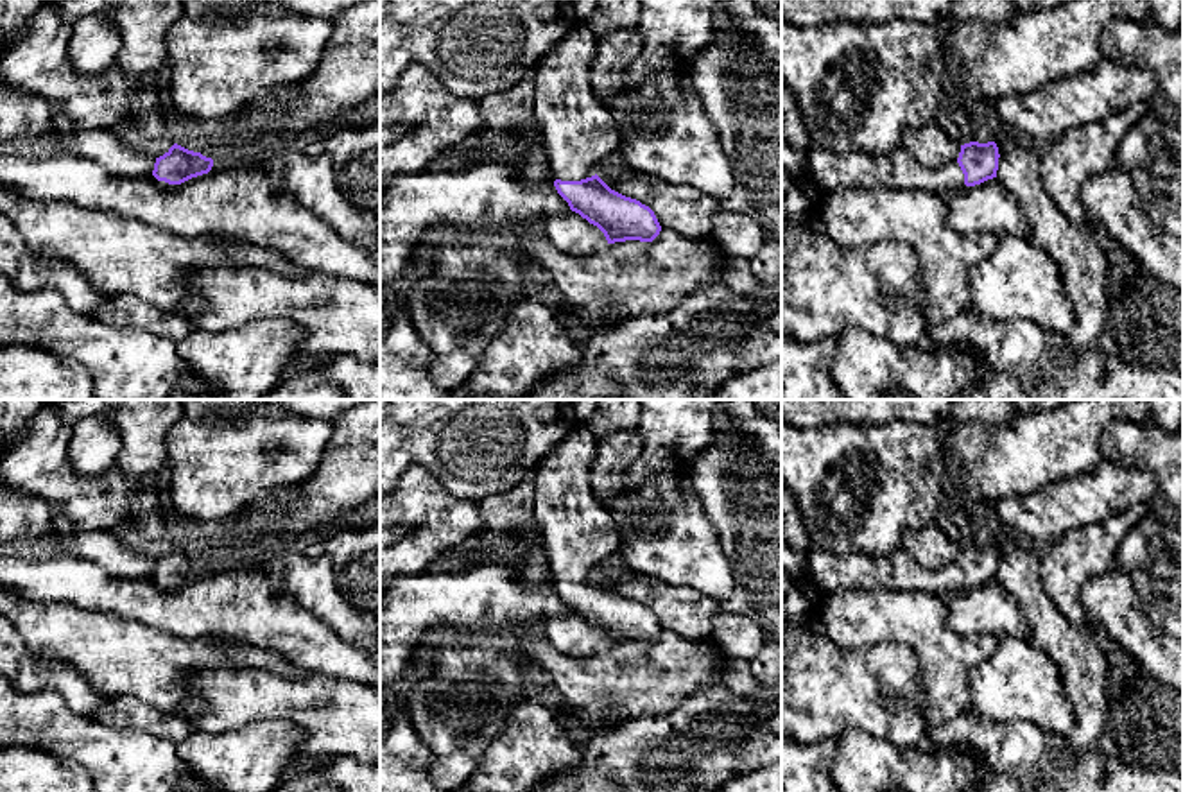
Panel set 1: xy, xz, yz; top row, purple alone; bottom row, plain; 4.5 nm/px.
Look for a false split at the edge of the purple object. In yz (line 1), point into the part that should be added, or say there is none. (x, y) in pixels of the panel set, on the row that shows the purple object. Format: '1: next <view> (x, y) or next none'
1: next yz (827, 171)

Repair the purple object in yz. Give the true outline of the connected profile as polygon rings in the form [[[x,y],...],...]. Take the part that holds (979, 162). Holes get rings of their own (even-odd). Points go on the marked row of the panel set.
[[[995,142],[961,145],[959,158],[941,168],[921,165],[903,145],[882,156],[866,152],[835,154],[808,147],[808,179],[819,192],[837,188],[911,188],[941,195],[997,177]]]

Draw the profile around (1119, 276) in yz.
[[[1124,251],[1122,262],[1106,269],[1106,296],[1122,292],[1138,274],[1144,274],[1140,263]]]

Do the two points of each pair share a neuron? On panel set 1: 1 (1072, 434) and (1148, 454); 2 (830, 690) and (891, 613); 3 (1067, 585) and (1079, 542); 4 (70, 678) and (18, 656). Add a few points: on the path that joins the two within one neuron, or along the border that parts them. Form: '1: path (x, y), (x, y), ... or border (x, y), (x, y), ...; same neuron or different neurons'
1: border (1137, 421), (1115, 420), (1105, 430), (1103, 459); different neurons
2: border (825, 629), (845, 649), (904, 647); different neurons
3: path (1062, 574), (1062, 559), (1069, 552); same neuron
4: path (58, 676), (36, 674), (31, 669); same neuron

